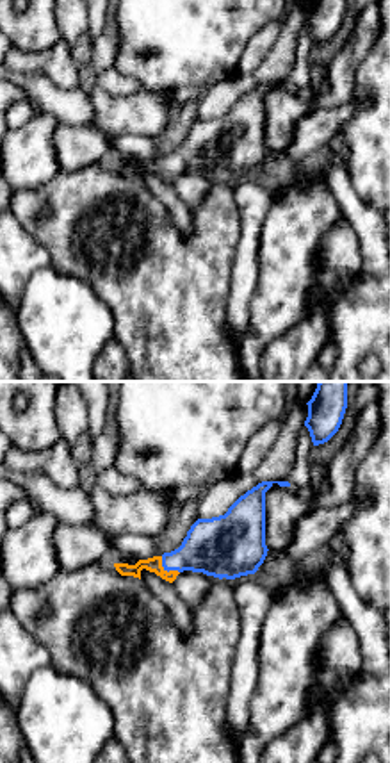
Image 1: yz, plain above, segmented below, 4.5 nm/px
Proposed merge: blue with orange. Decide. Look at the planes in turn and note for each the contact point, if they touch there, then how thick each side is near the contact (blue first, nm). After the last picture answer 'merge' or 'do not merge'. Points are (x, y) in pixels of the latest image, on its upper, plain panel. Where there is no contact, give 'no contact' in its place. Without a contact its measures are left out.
contact (166, 170); calibres 260 and 70 nm

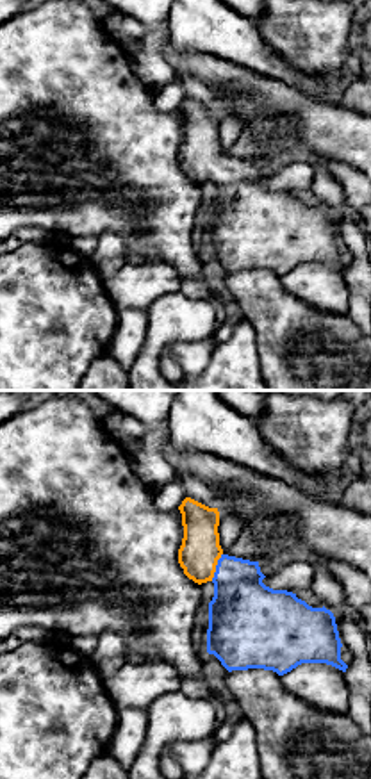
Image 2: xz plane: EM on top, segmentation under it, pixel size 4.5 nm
contact (216, 168); calibres 320 and 180 nm

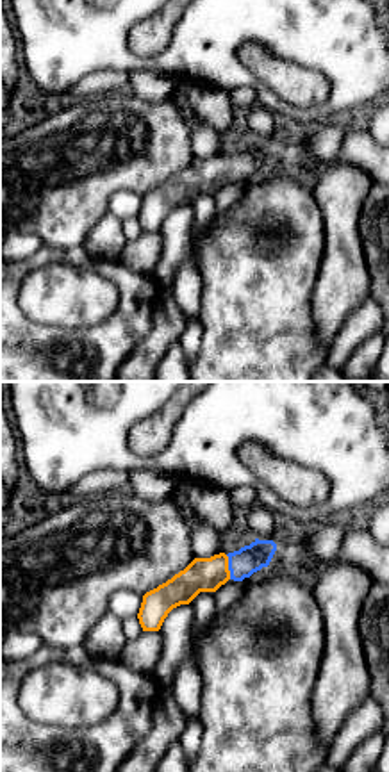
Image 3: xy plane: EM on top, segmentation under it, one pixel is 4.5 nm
contact (229, 168); calibres 130 and 160 nm

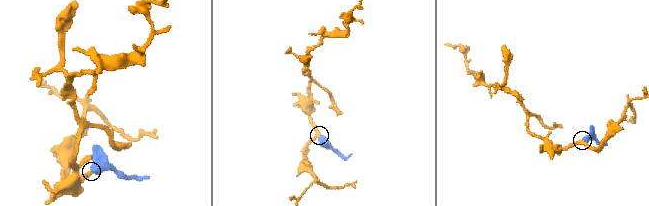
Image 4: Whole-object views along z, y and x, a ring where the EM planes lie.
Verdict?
merge

